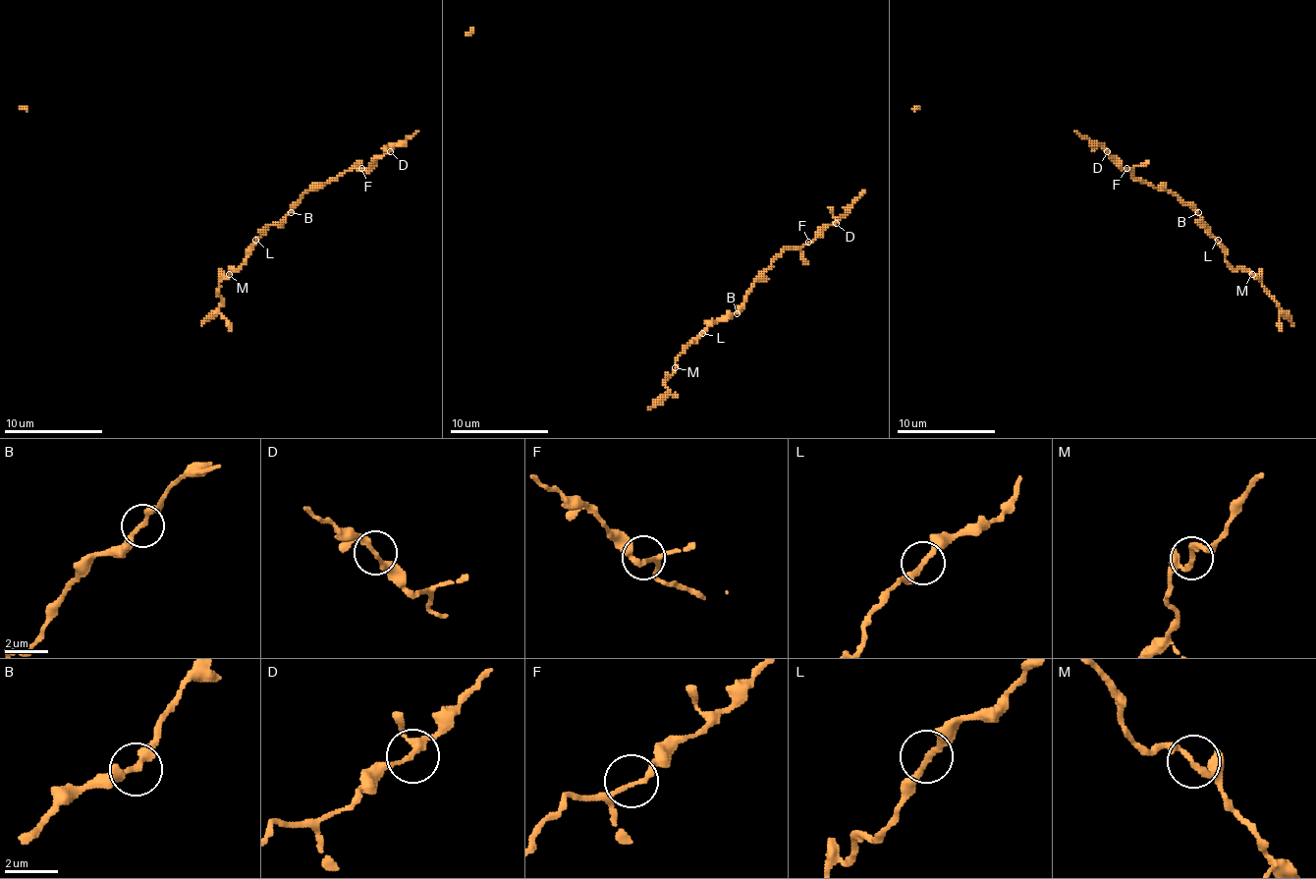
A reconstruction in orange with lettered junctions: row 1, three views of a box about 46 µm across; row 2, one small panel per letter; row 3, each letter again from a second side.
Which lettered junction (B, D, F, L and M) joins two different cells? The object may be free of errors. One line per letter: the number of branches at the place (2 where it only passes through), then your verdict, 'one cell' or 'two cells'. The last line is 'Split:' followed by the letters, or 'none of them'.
B: 2 | one cell
D: 3 | one cell
F: 2 | one cell
L: 2 | one cell
M: 2 | one cell
Split: none of them

